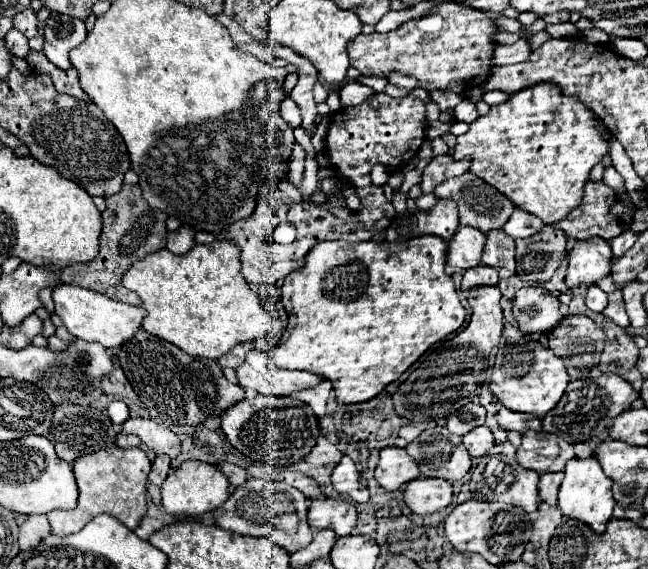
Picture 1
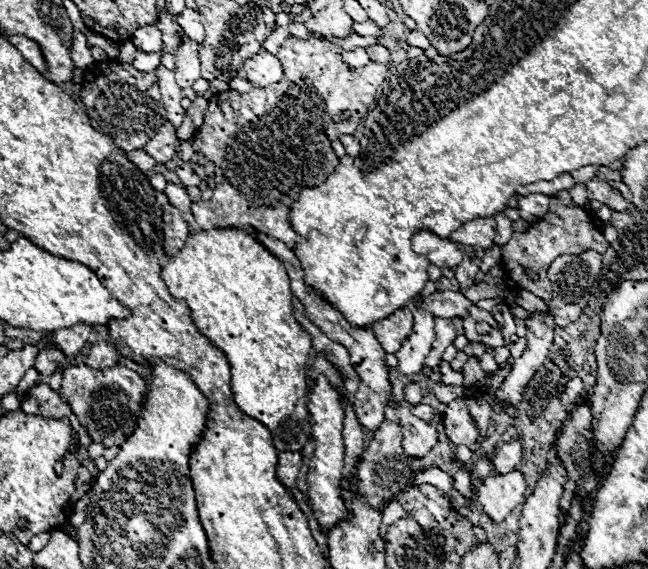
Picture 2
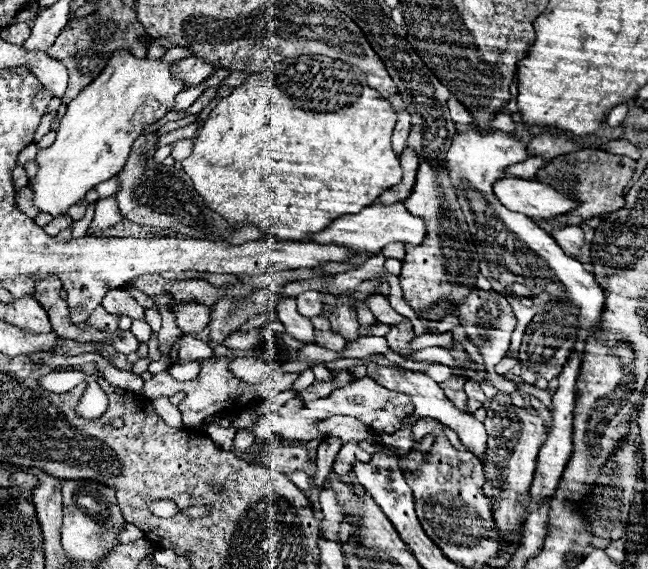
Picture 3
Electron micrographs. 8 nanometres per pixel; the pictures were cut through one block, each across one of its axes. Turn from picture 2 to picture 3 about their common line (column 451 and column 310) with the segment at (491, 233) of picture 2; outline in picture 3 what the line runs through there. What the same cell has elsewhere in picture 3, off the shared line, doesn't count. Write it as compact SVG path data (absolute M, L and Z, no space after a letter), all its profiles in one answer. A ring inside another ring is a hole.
M374 202L354 216L340 216L338 220L334 220L334 224L330 224L330 228L324 228L322 232L316 232L310 236L310 240L314 240L314 242L340 244L340 246L348 246L358 252L380 252L384 246L394 244L394 242L400 242L404 246L406 244L418 246L418 244L422 244L424 238L426 238L424 220L420 216L406 212L404 202L394 202L390 206Z

